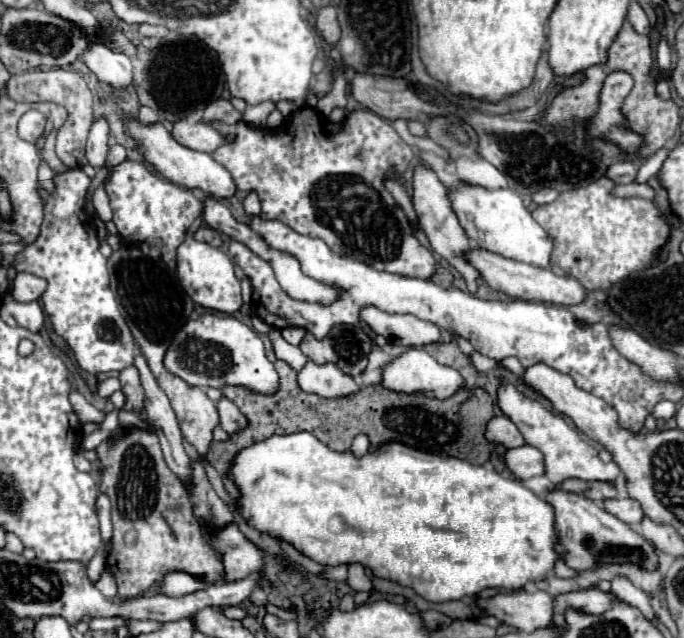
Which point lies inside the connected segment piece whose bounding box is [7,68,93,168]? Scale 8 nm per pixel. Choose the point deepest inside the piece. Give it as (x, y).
(61, 86)

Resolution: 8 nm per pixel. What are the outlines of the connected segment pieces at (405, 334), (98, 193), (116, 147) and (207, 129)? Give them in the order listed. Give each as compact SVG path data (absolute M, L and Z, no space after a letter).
M363 308L361 320L367 322L377 334L385 336L397 346L425 346L439 342L441 326L419 320L411 314L389 314L379 308Z
M99 186L93 194L93 206L95 206L95 212L97 216L103 220L103 222L109 222L113 212L111 212L111 206L109 206L109 200L107 200L107 194L105 194L105 188Z
M111 144L109 154L107 154L107 162L111 166L115 166L115 164L121 164L123 160L125 160L125 148L121 144Z
M185 120L175 122L171 134L183 146L193 148L193 150L199 150L199 152L207 152L207 154L213 154L219 146L235 140L235 134L221 134L211 124L203 124L203 122L189 124Z

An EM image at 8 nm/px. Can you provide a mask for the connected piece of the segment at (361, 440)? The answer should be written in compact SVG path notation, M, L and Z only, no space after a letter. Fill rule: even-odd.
M359 434L355 440L353 440L353 446L351 446L351 452L355 456L363 456L369 452L369 438L365 434Z

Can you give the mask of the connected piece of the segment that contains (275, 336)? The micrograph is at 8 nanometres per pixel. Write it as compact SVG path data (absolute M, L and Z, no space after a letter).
M273 328L273 330L269 332L269 338L271 338L271 344L273 344L273 350L275 350L277 358L285 360L285 362L291 364L295 370L301 370L301 368L309 362L309 358L299 350L299 346L293 346L293 344L289 344L289 342L283 340L283 336L281 336L279 330Z

